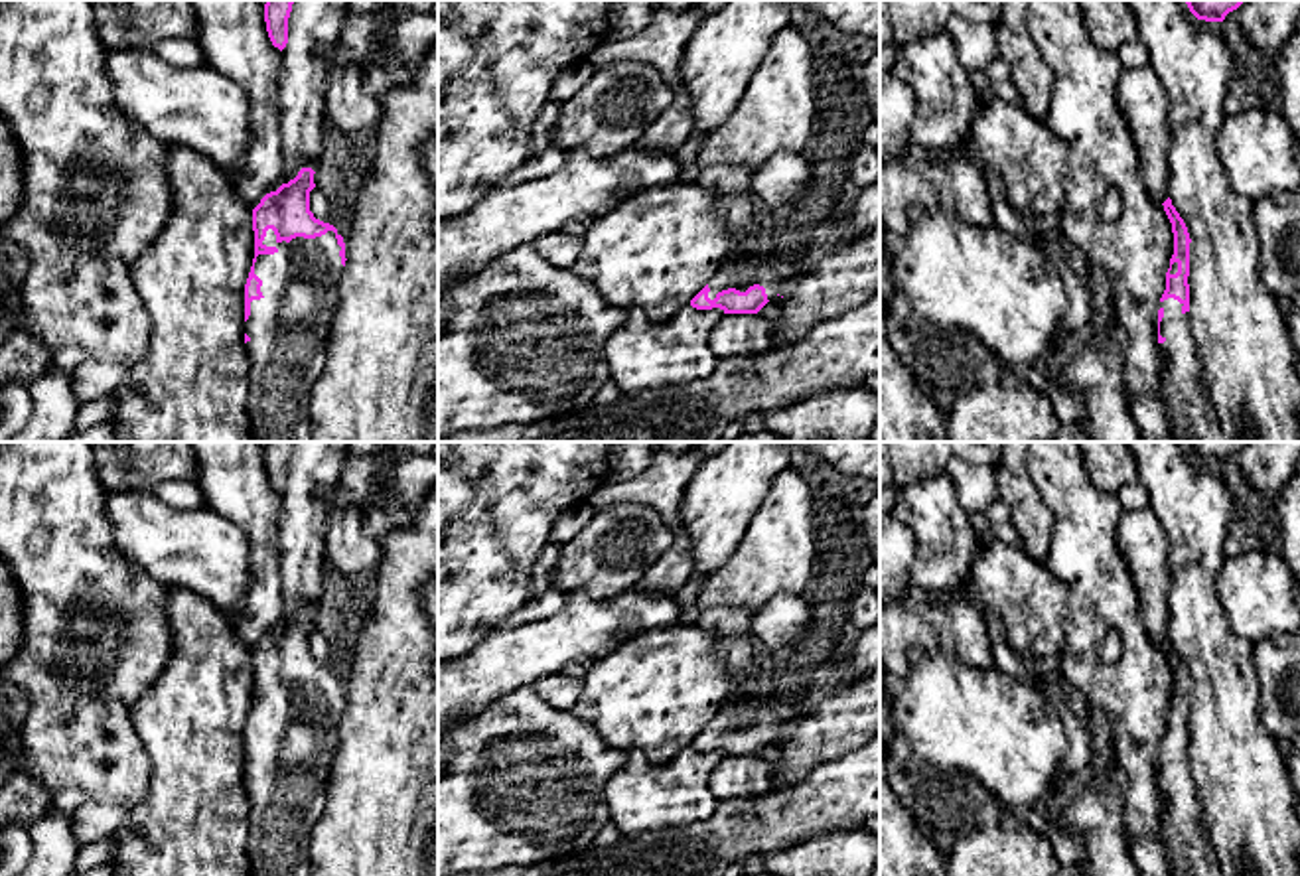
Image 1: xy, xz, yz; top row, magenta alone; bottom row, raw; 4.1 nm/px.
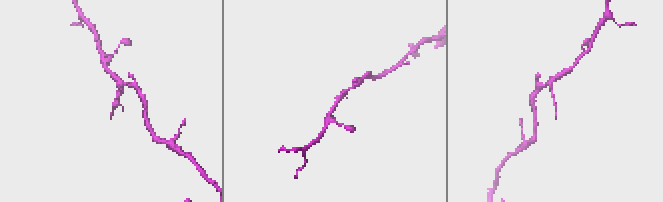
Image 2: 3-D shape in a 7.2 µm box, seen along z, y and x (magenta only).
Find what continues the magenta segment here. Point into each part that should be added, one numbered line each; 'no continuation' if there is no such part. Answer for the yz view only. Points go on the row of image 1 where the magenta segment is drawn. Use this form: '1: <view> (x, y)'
1: yz (1192, 415)

